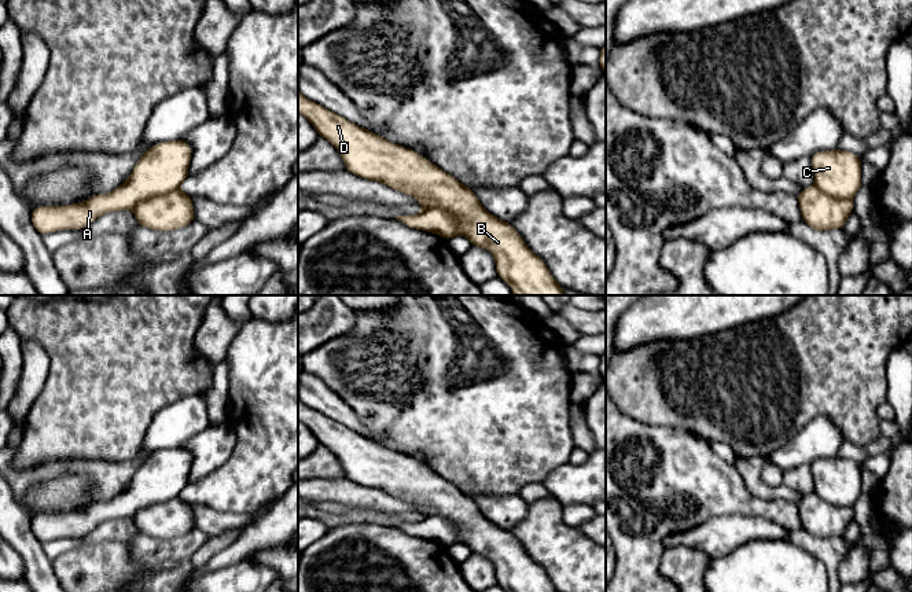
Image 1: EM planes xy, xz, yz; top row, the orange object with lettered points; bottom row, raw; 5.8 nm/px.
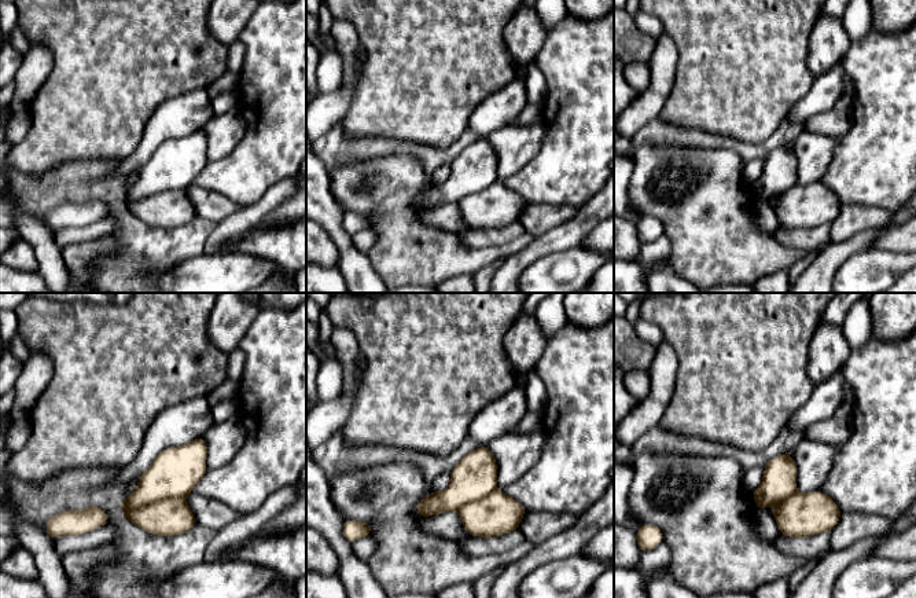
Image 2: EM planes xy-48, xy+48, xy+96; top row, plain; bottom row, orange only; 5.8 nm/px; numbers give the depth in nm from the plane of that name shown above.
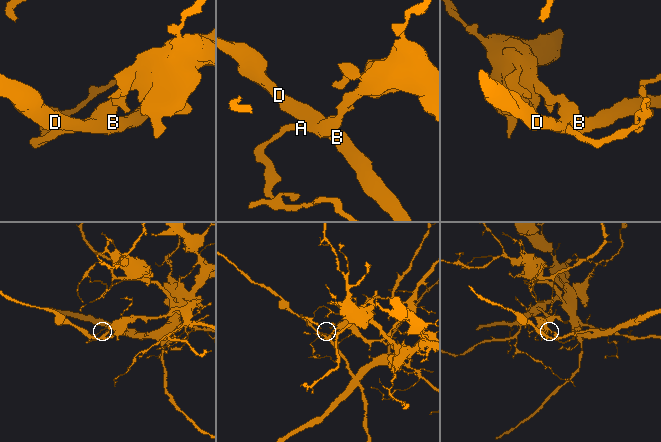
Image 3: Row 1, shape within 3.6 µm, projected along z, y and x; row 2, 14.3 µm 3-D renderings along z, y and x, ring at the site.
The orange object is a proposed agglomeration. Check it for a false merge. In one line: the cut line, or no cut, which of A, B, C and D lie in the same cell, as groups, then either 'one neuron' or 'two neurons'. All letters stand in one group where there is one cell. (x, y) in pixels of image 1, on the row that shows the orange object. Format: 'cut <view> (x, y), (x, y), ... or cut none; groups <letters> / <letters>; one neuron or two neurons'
cut xz (422, 208), (445, 209), (456, 220), (460, 234); groups A C / B D; two neurons

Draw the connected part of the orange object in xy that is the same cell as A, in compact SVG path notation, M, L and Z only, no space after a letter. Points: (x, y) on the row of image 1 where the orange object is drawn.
M180 139L151 146L136 162L130 176L107 194L65 206L37 206L32 225L41 235L92 224L110 212L130 210L141 201L179 190L190 176L191 146Z

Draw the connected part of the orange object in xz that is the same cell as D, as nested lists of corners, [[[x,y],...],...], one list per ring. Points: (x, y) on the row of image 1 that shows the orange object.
[[[299,89],[298,113],[315,126],[319,137],[328,140],[338,150],[345,170],[411,195],[419,201],[422,209],[449,212],[457,220],[461,236],[468,238],[472,246],[486,249],[493,254],[497,276],[511,287],[514,295],[566,295],[545,262],[526,246],[519,232],[507,221],[490,214],[478,196],[452,174],[440,169],[415,150],[391,143],[306,99]]]

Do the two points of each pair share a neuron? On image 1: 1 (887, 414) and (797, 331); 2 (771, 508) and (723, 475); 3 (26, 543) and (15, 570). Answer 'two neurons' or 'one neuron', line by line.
1: two neurons
2: one neuron
3: two neurons

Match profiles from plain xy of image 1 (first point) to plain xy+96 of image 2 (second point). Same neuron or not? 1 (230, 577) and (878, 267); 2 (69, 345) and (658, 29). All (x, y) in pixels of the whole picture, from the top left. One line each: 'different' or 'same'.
1: same
2: different

